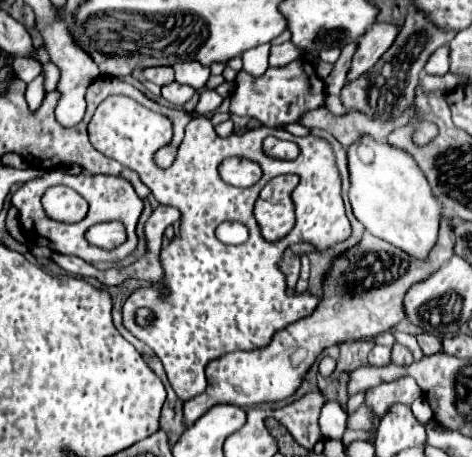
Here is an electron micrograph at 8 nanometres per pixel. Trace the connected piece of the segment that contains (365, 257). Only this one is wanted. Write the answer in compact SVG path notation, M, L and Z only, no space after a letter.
M441 216L439 240L431 248L429 256L425 260L419 260L367 232L359 246L345 252L335 262L331 274L327 276L325 296L317 312L289 324L283 330L277 330L271 342L263 348L231 352L221 356L219 360L209 362L207 392L185 402L185 424L191 426L197 418L201 418L209 408L217 404L235 404L243 408L263 402L285 400L295 394L295 390L303 382L303 376L325 348L349 340L359 340L365 336L377 336L397 326L405 318L403 298L407 290L413 284L427 280L455 254L451 234L453 220L449 216Z

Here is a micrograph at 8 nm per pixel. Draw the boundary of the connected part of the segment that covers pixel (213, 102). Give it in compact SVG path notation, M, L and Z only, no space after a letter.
M204 90L200 93L196 111L200 114L207 114L215 111L222 102L223 97L221 97L215 90Z

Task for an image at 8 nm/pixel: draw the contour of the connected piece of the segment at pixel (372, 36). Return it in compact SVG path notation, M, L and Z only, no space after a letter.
M387 22L373 24L373 28L369 28L369 32L365 32L365 36L361 36L359 40L347 80L355 80L357 76L361 76L361 72L367 72L389 50L397 34L399 34L399 26L395 24L387 24Z

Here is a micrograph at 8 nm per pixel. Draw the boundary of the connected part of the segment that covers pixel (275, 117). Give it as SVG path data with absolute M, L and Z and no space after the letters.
M293 60L281 68L267 68L263 76L251 76L245 70L237 72L235 88L231 92L231 112L239 116L257 118L265 126L285 126L297 122L307 110L319 108L325 102L325 84L315 74L307 60Z

